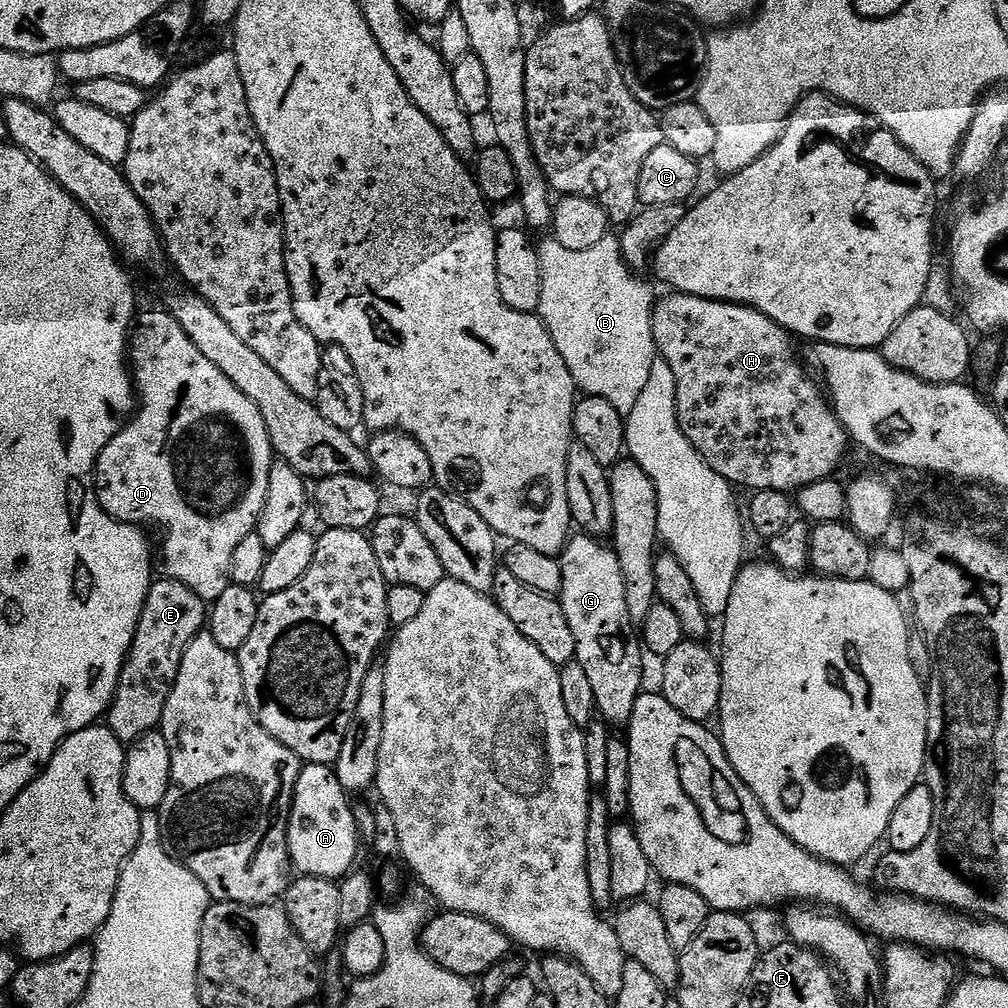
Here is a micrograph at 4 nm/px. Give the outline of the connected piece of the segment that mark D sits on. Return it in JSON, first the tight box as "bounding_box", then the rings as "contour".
{"bounding_box":[96,311,274,602],"contour":[[[141,311],[130,333],[130,371],[138,407],[128,423],[124,425],[123,430],[104,447],[98,458],[96,497],[102,510],[106,510],[106,514],[110,514],[110,518],[123,524],[137,526],[149,524],[150,527],[157,528],[160,531],[158,564],[159,567],[160,564],[164,567],[163,575],[167,579],[177,580],[190,586],[190,590],[194,590],[194,594],[201,596],[205,602],[211,602],[220,597],[222,590],[228,588],[230,560],[234,558],[234,550],[238,550],[242,538],[255,533],[256,524],[260,521],[262,514],[262,506],[266,506],[266,486],[270,486],[270,470],[274,463],[270,430],[266,430],[266,418],[262,418],[262,410],[258,410],[258,406],[254,406],[254,402],[249,396],[242,394],[242,390],[238,390],[238,386],[234,386],[234,382],[230,382],[230,378],[226,378],[226,374],[222,374],[222,370],[218,370],[218,366],[214,366],[214,362],[210,362],[210,358],[206,358],[206,354],[202,354],[202,350],[198,350],[198,346],[194,346],[194,342],[190,342],[190,338],[186,338],[186,330],[182,330],[182,326],[178,326],[178,322],[173,316],[168,315],[167,311],[159,311]]]}

